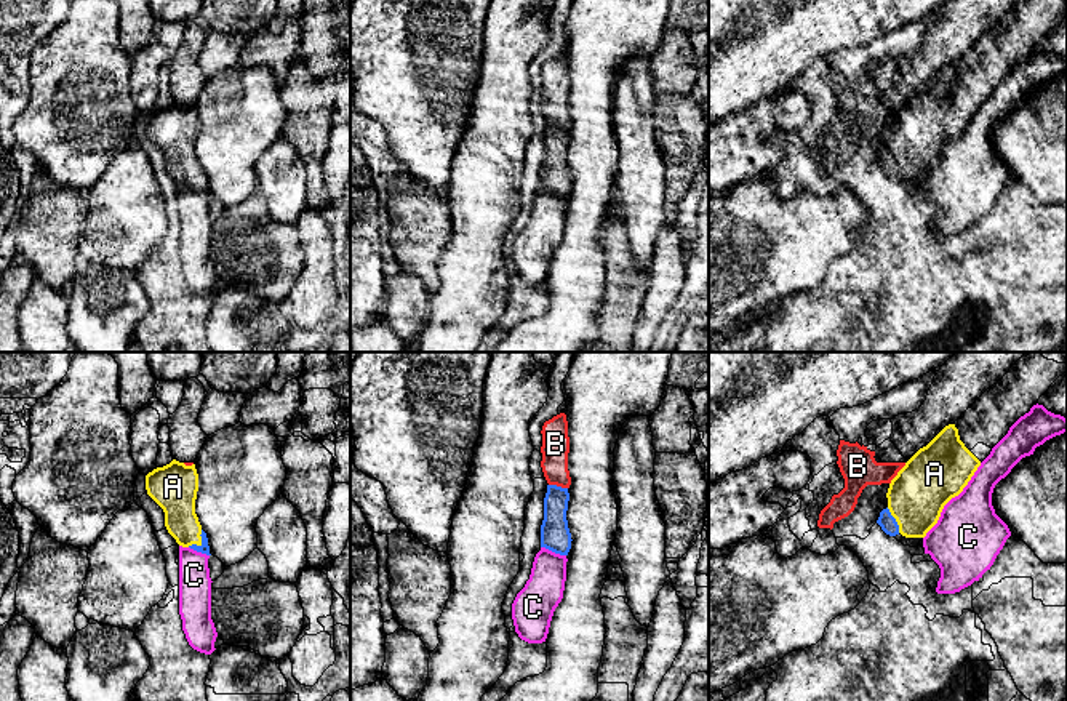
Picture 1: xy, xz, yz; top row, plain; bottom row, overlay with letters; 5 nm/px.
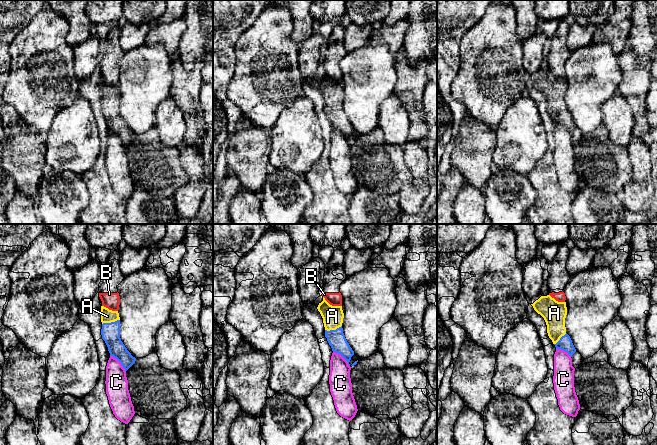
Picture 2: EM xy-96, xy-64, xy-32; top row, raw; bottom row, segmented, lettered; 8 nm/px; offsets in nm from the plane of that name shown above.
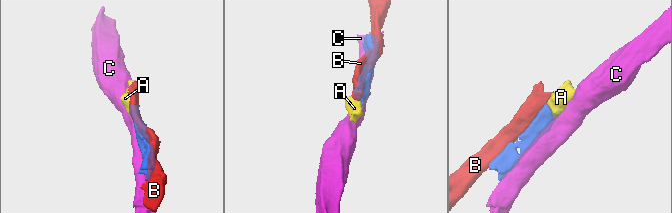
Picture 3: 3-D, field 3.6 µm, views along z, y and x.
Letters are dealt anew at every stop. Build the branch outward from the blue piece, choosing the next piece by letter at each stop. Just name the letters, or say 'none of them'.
A

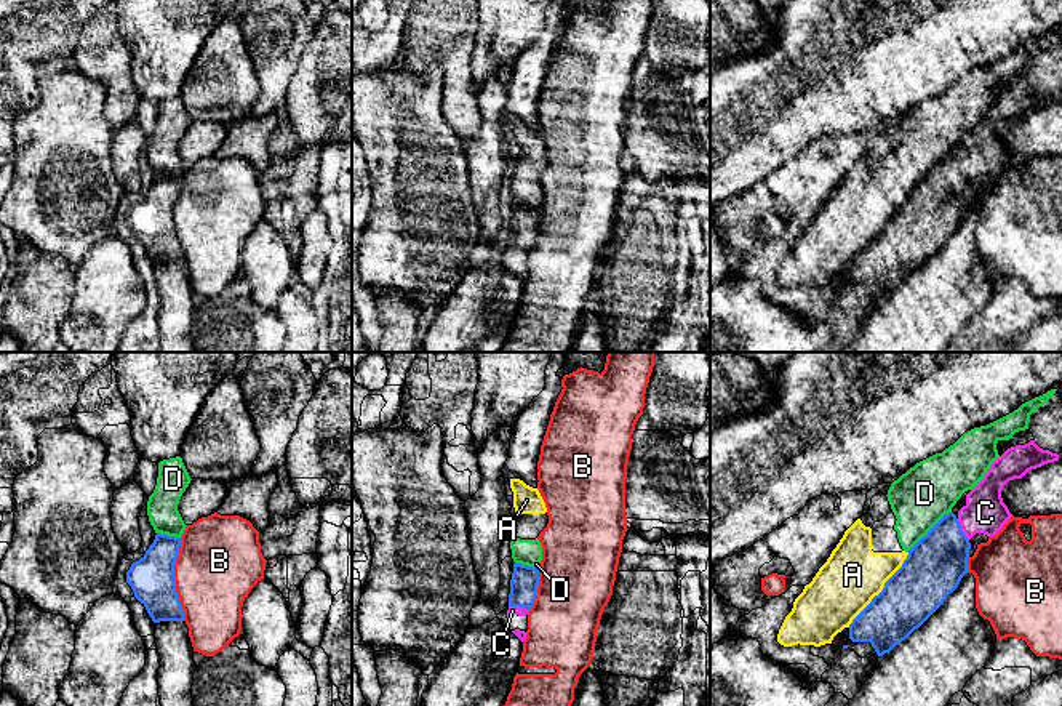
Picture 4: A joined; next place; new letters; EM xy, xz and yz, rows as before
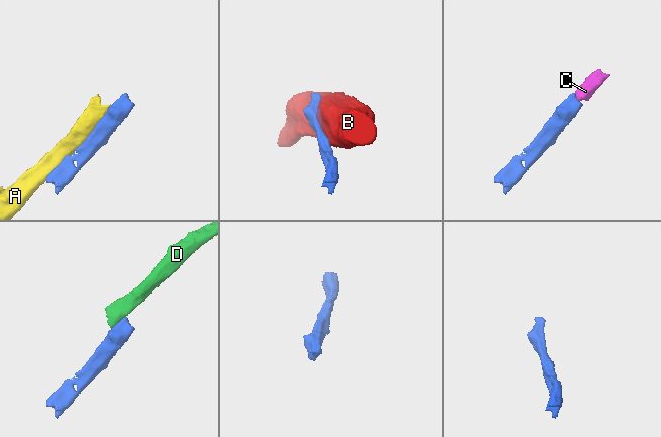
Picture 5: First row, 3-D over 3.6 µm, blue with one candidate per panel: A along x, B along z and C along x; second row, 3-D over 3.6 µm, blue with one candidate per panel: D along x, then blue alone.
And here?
C

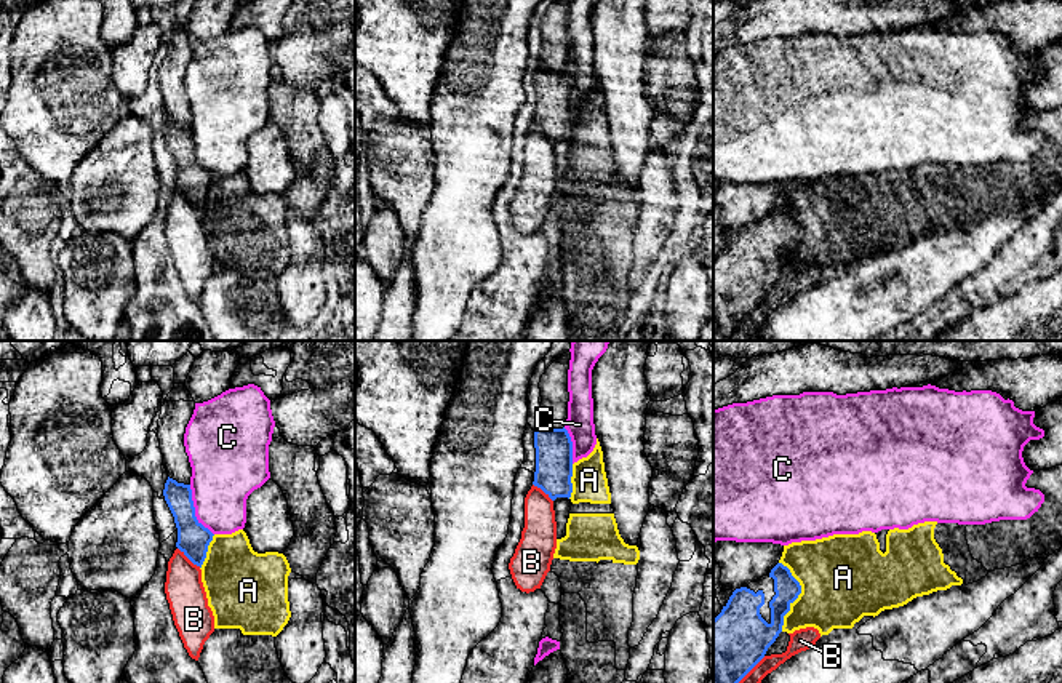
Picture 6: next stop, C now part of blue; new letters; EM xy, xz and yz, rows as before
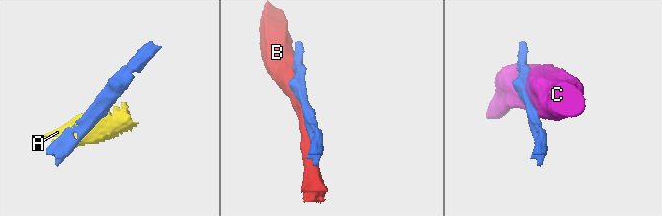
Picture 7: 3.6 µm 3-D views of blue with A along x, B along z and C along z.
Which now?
none of them

